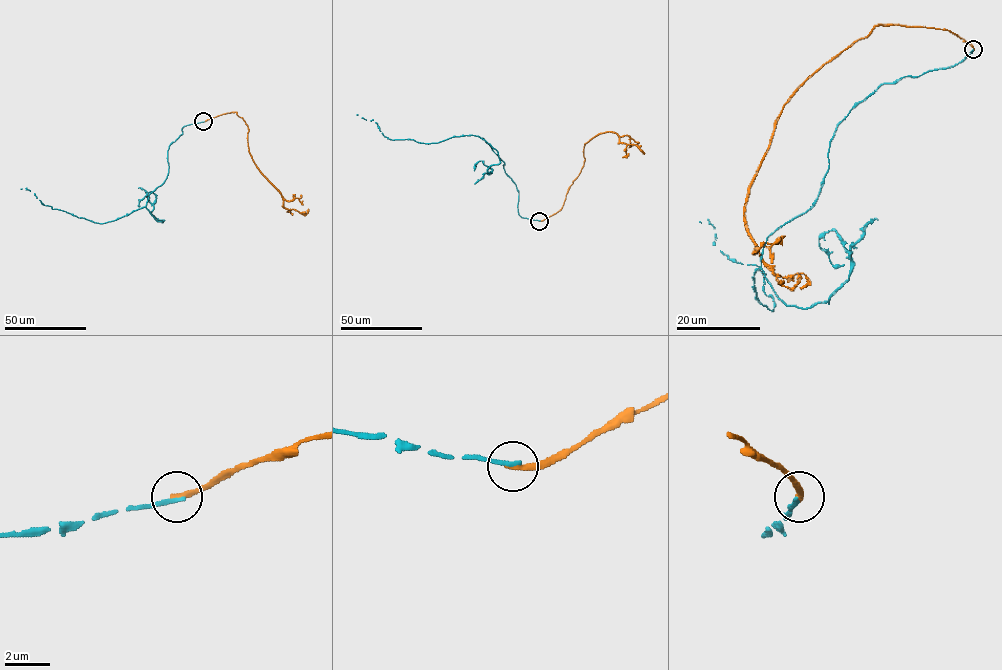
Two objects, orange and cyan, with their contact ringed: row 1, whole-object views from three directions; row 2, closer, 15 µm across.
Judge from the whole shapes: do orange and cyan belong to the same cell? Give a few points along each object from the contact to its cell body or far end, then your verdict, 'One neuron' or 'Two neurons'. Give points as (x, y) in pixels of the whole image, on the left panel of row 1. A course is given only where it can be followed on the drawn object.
Course of orange: (203, 121), (236, 112), (248, 126), (249, 150), (254, 163), (280, 194), (283, 206), (304, 215), (308, 208). Course of cyan: (203, 122), (184, 127), (169, 145), (167, 178), (146, 205), (115, 220), (95, 223), (53, 209), (20, 189). Two neurons

